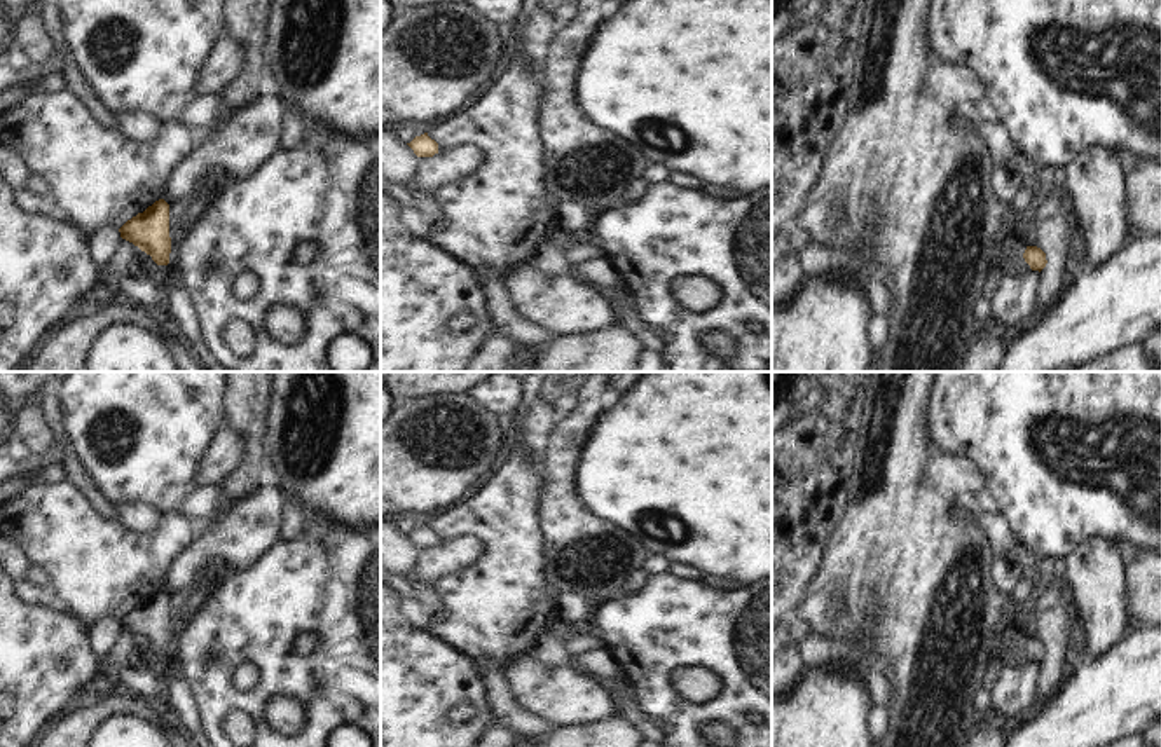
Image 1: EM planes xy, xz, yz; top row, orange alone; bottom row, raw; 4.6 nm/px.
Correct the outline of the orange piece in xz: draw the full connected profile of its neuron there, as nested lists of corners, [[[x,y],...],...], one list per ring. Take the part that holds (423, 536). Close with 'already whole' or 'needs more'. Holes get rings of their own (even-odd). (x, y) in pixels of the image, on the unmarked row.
[[[428,524],[416,527],[407,534],[417,548],[433,548],[438,545],[438,534],[428,527]]]; already whole

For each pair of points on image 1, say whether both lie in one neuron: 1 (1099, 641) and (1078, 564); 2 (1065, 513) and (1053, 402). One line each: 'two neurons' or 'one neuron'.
1: one neuron
2: one neuron

